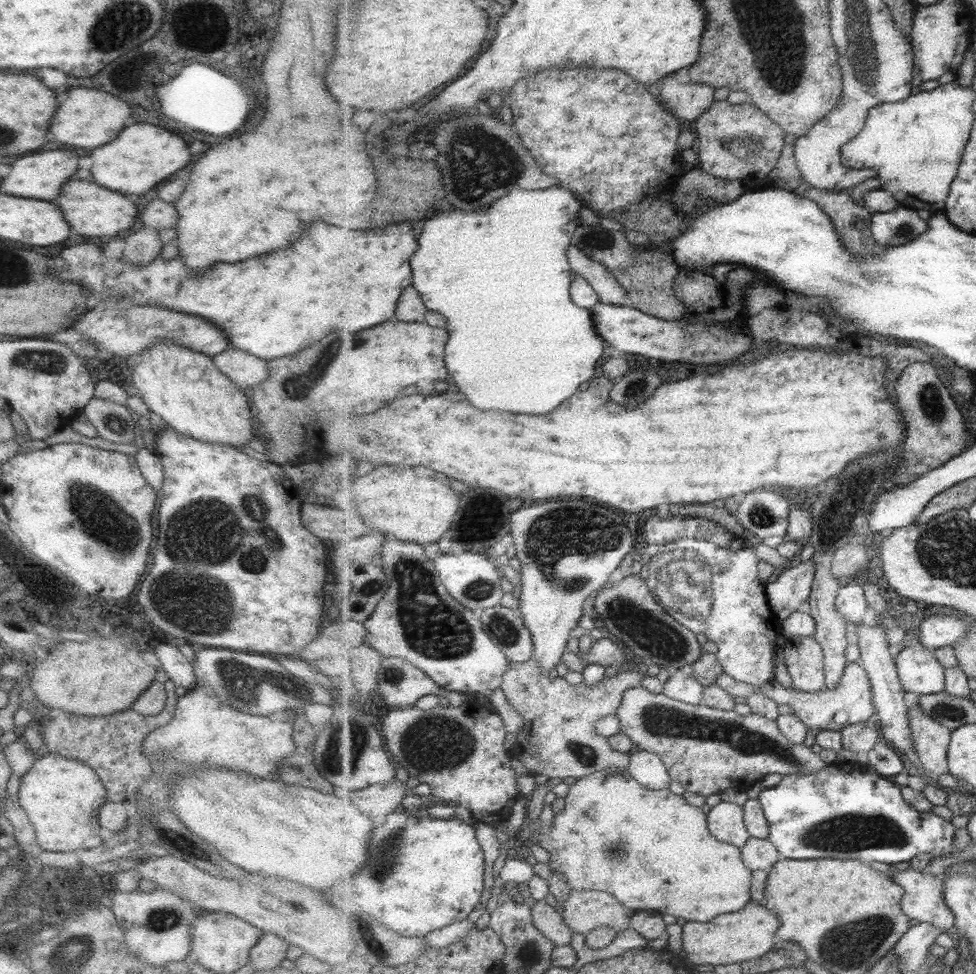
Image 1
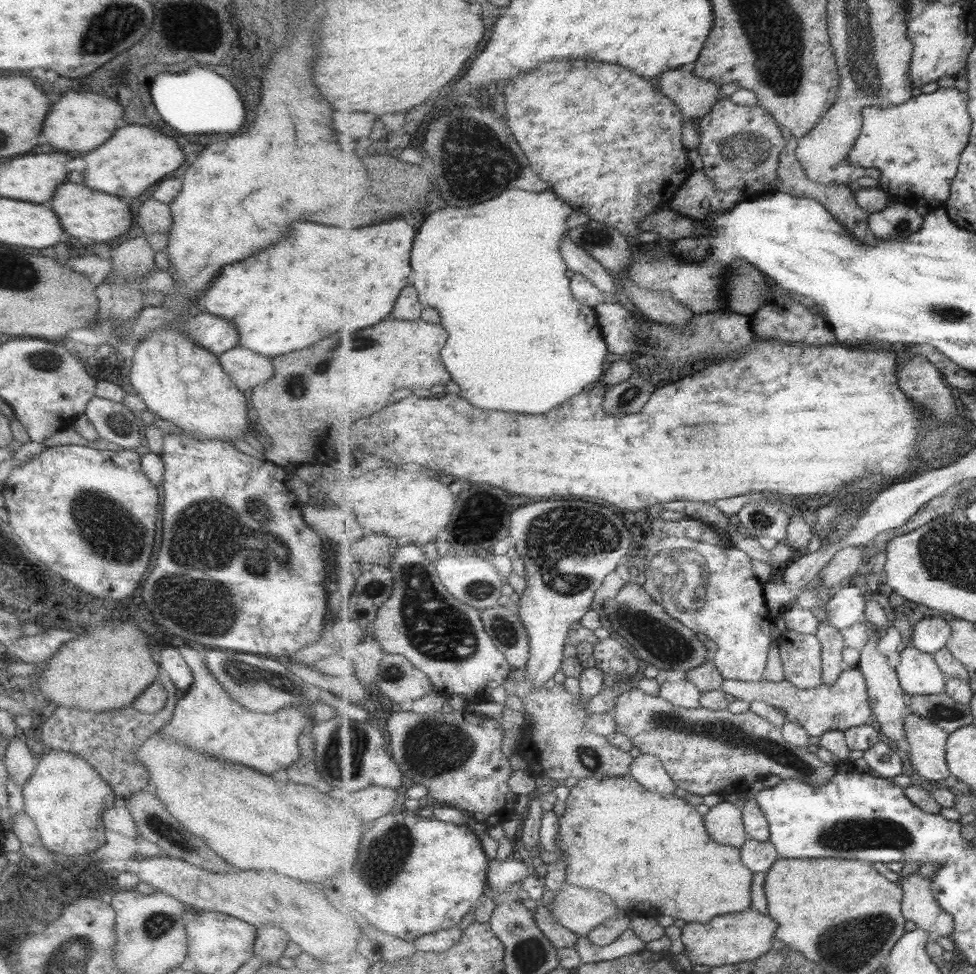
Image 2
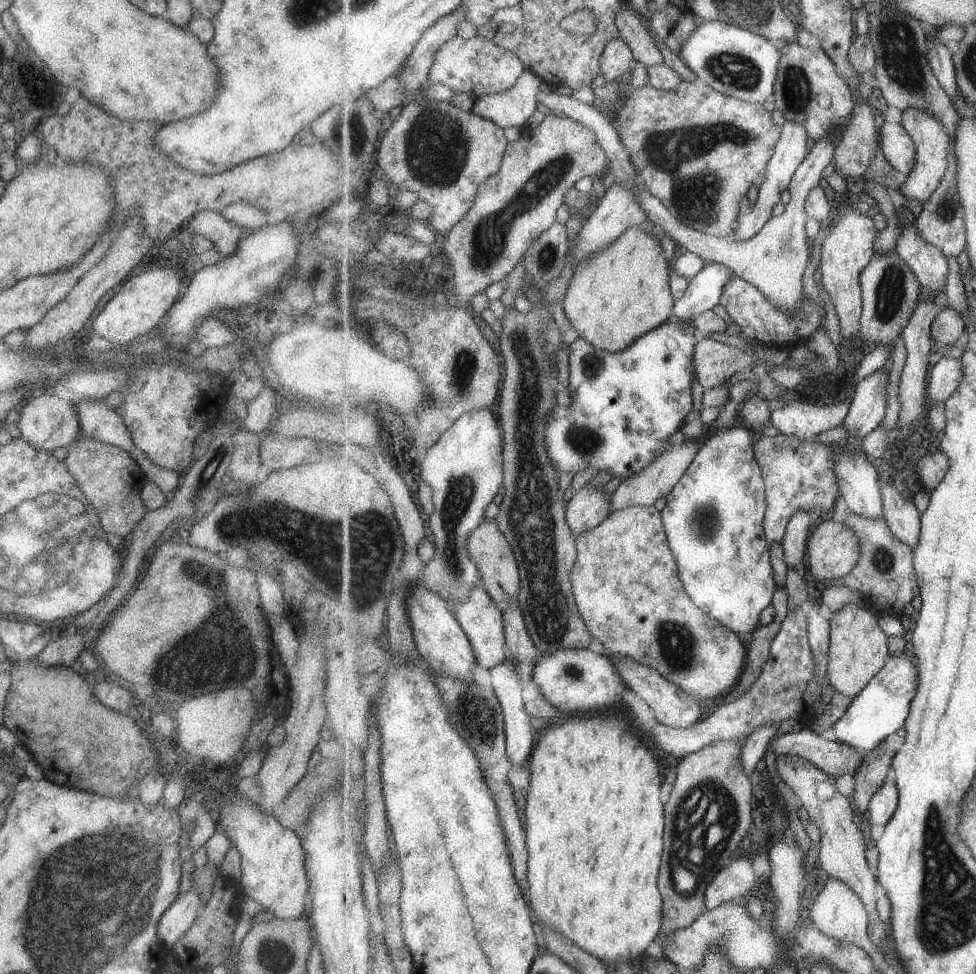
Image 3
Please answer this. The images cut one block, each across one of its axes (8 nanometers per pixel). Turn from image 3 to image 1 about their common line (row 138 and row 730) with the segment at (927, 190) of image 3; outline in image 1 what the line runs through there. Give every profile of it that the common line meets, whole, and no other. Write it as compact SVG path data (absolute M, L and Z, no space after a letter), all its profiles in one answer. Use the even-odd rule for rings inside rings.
M917 702L910 707L910 725L915 737L916 754L923 768L933 774L947 774L952 730L931 718Z

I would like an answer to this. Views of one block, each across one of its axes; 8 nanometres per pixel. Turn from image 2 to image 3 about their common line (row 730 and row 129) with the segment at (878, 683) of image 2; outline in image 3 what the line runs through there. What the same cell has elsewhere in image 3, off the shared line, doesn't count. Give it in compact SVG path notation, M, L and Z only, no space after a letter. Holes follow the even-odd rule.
M885 122L881 128L881 148L892 167L908 177L917 162L917 147L903 124Z

